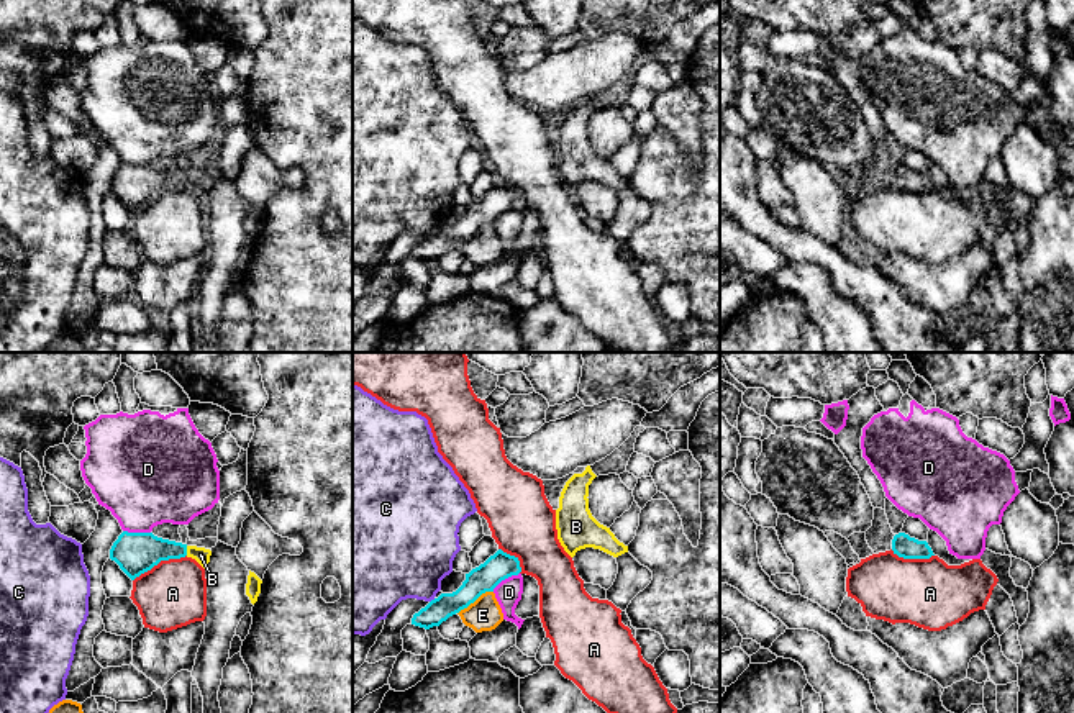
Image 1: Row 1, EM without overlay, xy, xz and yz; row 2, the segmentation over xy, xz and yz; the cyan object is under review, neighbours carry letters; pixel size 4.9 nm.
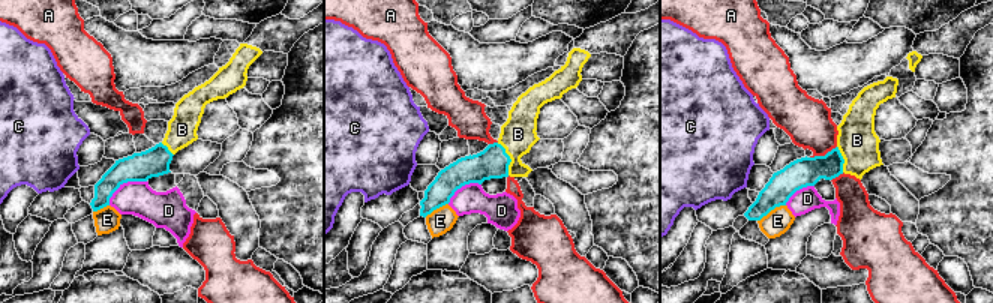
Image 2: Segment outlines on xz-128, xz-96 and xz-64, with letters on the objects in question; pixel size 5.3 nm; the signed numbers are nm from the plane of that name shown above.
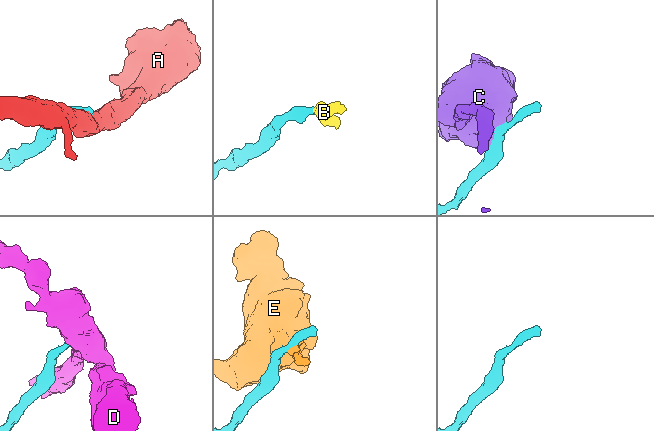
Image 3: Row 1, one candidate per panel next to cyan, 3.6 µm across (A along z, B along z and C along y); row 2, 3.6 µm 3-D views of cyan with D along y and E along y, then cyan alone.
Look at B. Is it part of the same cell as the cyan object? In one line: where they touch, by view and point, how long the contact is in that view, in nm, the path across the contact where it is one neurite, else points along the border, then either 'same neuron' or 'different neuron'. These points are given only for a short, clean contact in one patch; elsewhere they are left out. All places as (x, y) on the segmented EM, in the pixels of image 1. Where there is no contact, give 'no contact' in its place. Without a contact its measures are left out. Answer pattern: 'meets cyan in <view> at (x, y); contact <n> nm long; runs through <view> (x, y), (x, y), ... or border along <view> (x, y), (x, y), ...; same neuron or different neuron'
meets cyan in xy at (186, 551); contact 50 nm long; runs through xy (136, 553), (186, 551), (200, 554); same neuron

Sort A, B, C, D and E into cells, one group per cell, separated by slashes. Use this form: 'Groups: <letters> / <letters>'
Groups: A / B / C / D / E

